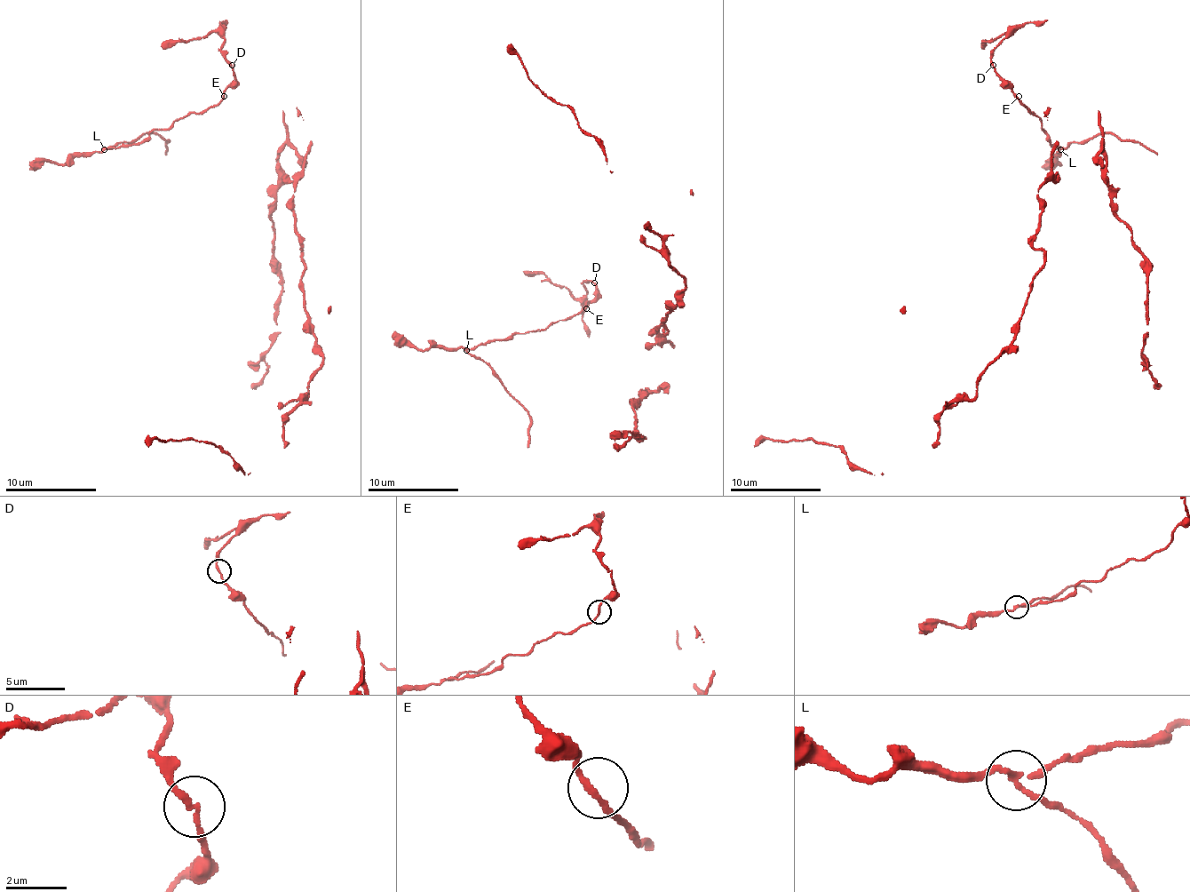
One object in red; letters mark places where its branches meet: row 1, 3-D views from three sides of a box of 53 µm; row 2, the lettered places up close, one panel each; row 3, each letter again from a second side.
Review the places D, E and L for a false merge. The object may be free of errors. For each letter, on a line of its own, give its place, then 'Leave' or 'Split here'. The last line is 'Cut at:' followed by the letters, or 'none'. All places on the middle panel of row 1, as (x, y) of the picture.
D: Place: (594, 282). Leave
E: Place: (586, 308). Leave
L: Place: (466, 350). Split here
Cut at: L

